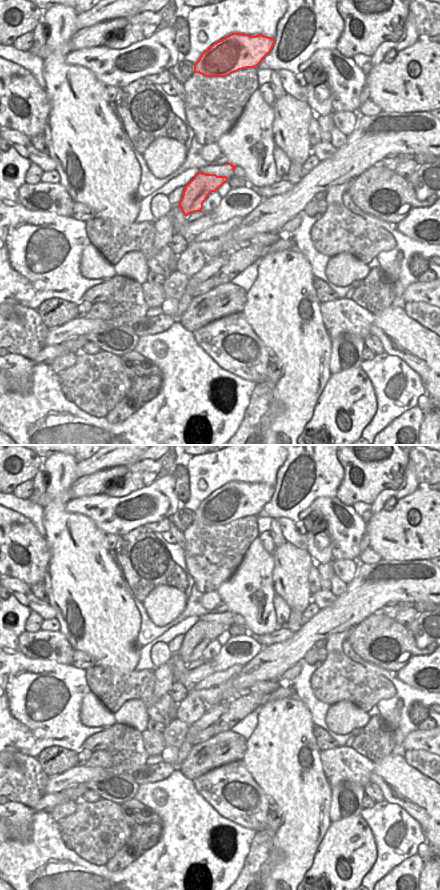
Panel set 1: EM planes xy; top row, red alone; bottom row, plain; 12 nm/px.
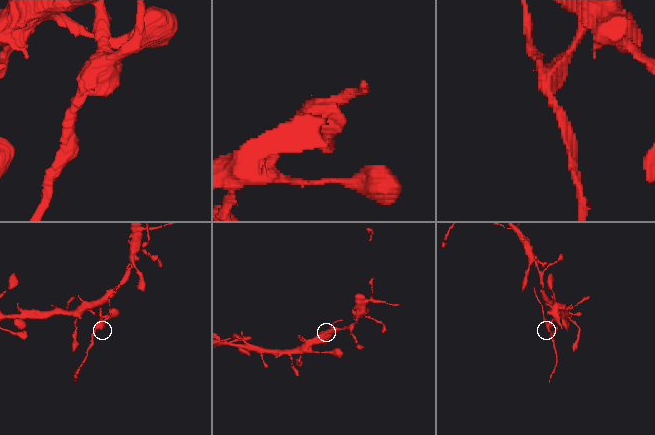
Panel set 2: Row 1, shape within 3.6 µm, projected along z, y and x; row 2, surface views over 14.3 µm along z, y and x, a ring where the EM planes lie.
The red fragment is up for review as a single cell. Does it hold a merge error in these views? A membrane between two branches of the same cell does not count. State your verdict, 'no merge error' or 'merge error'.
merge error

